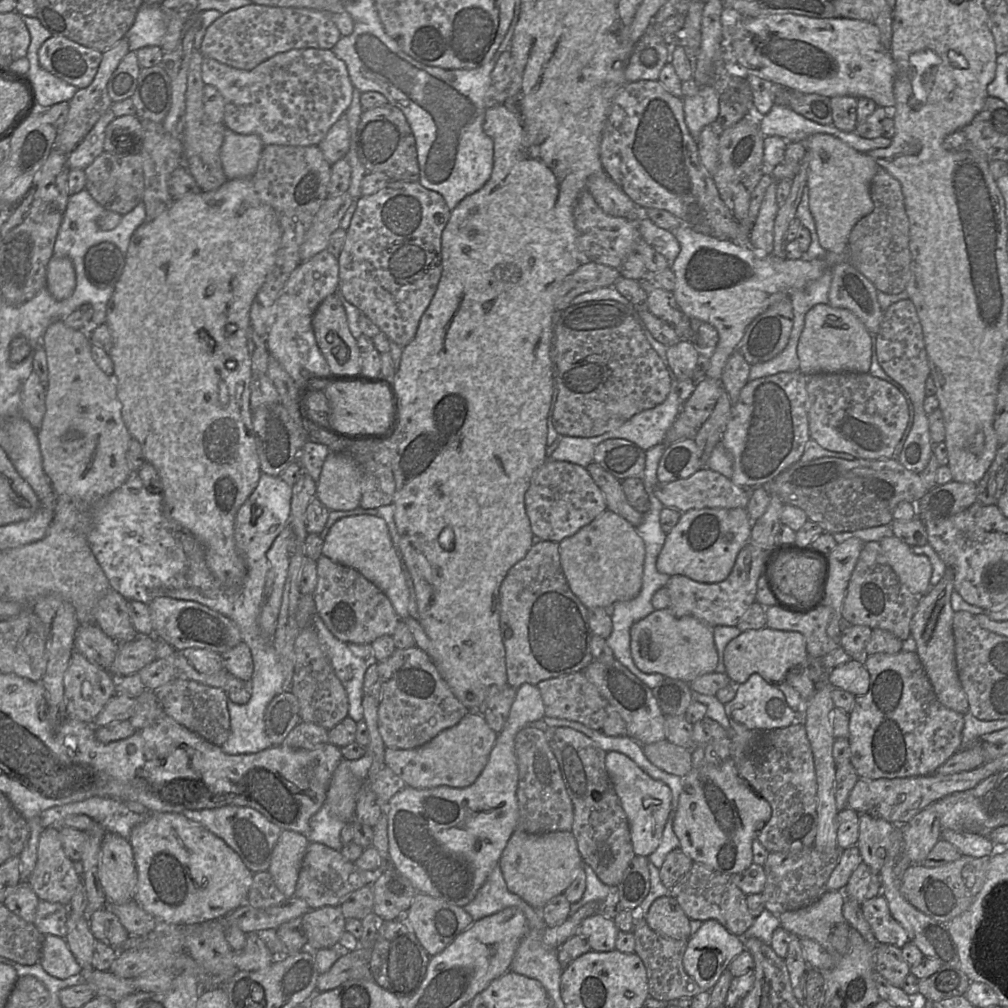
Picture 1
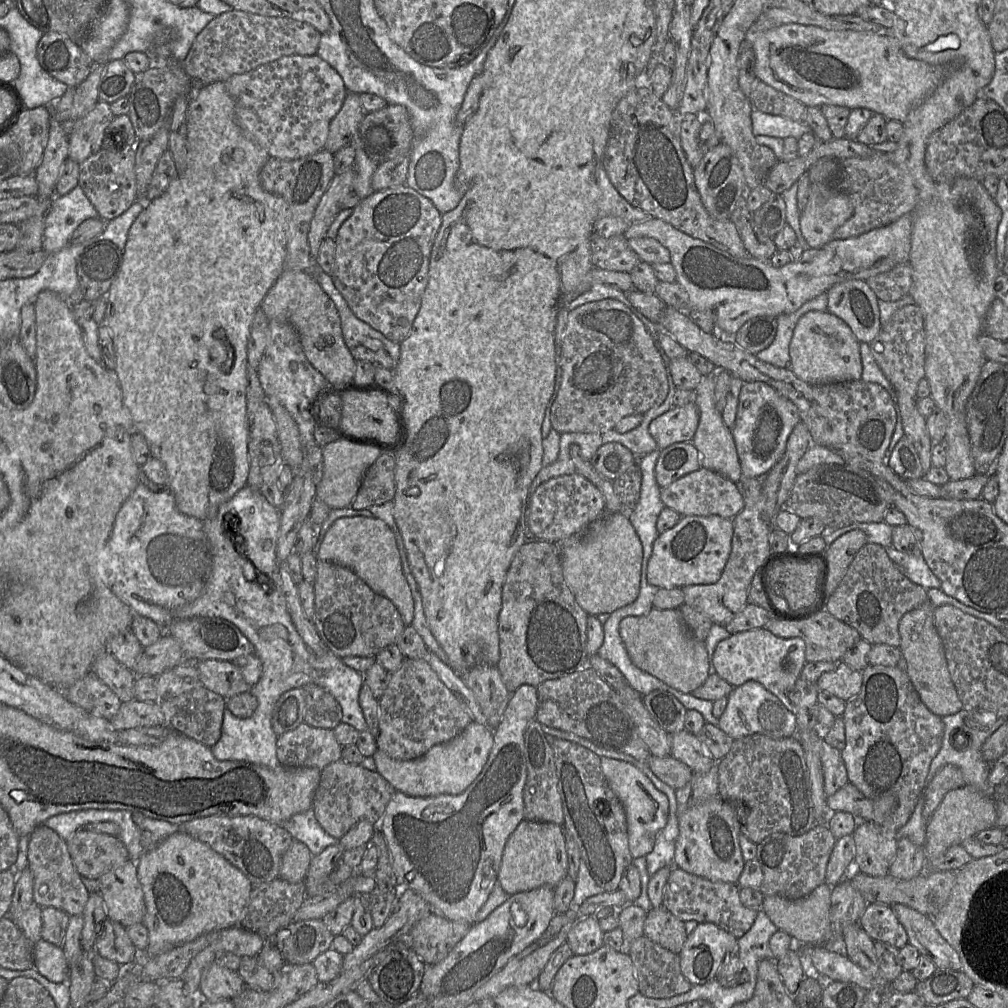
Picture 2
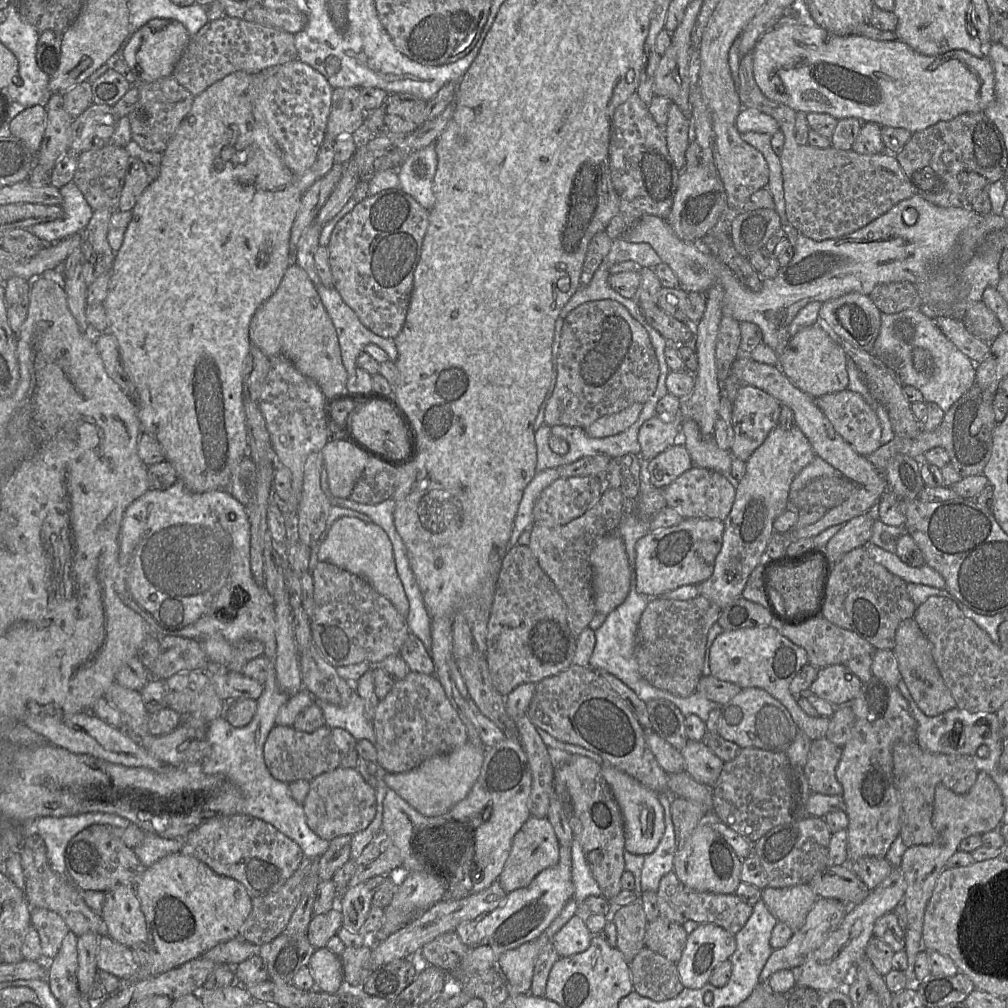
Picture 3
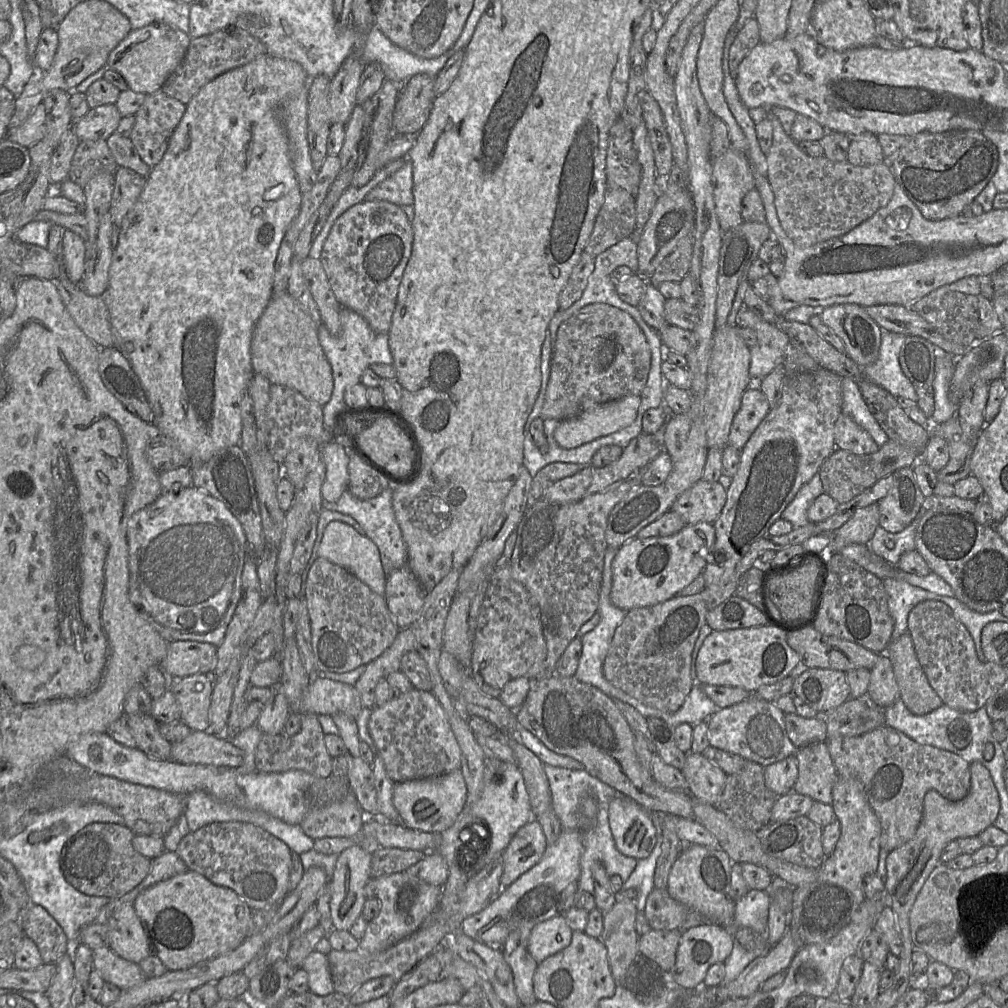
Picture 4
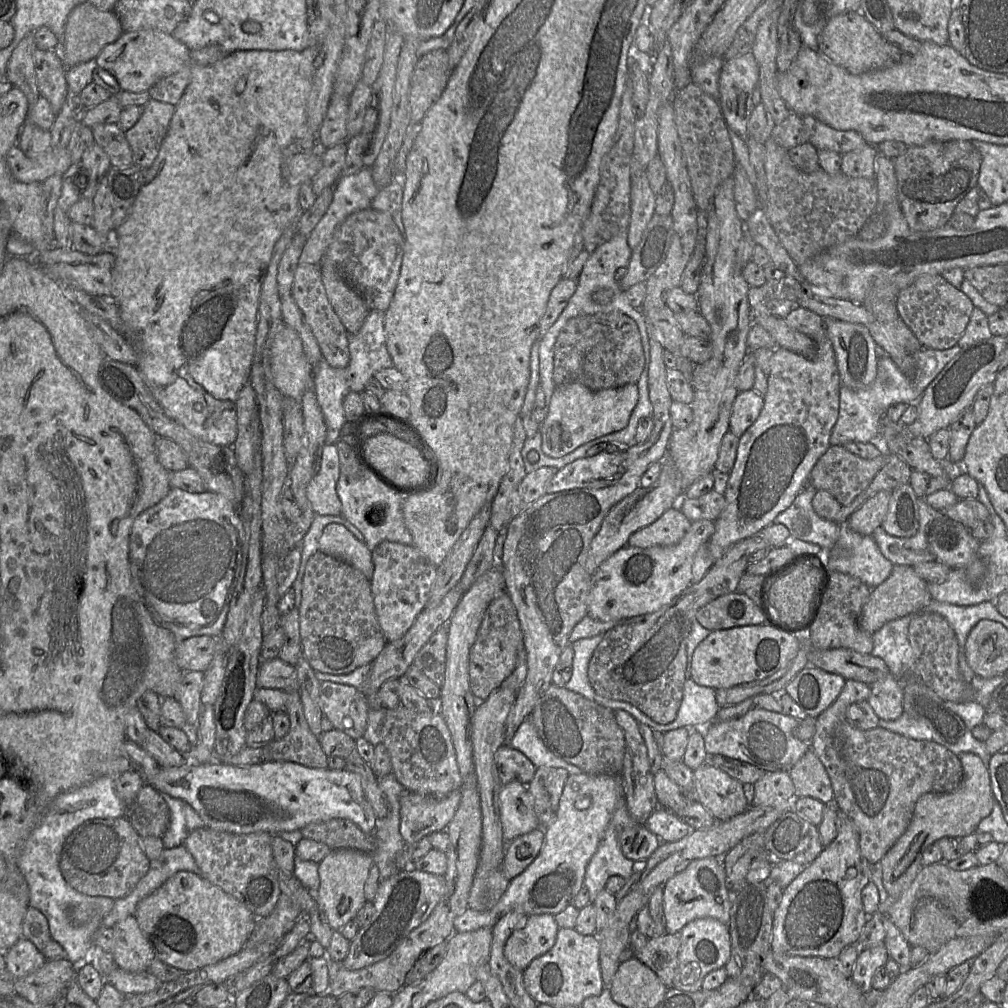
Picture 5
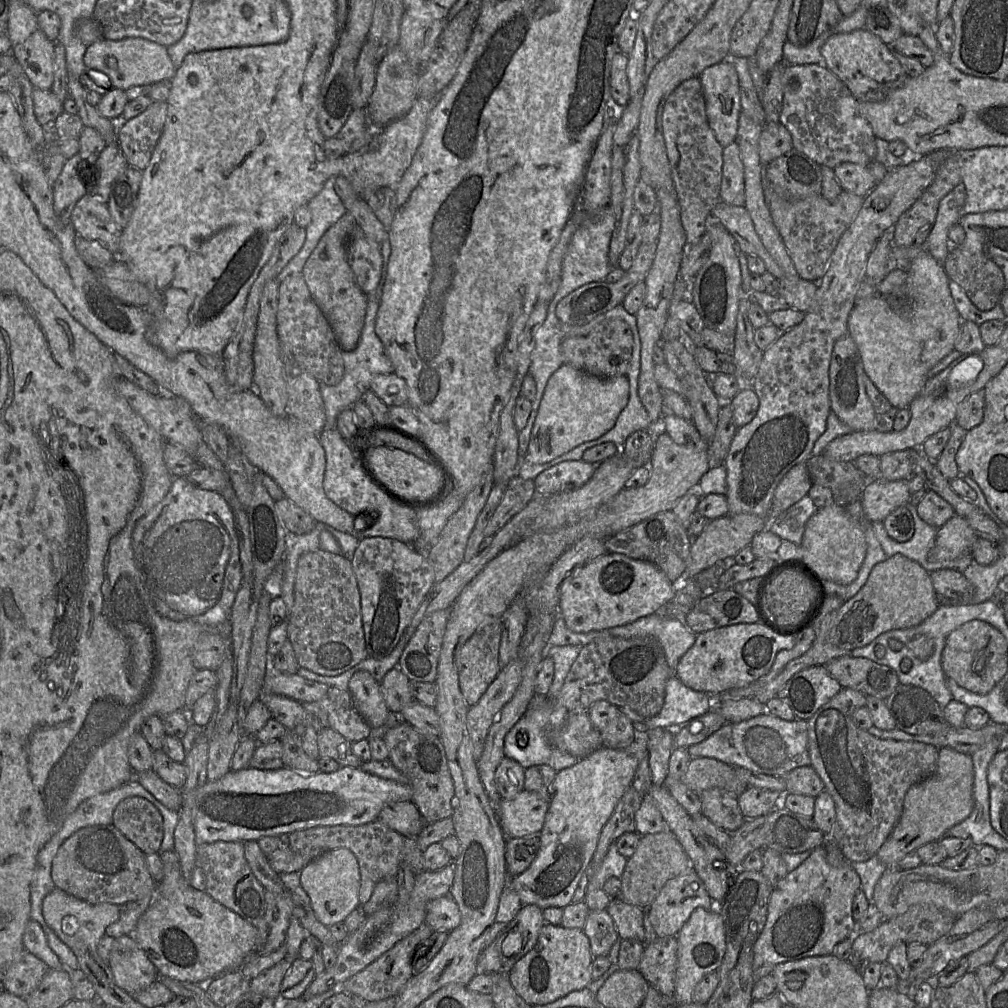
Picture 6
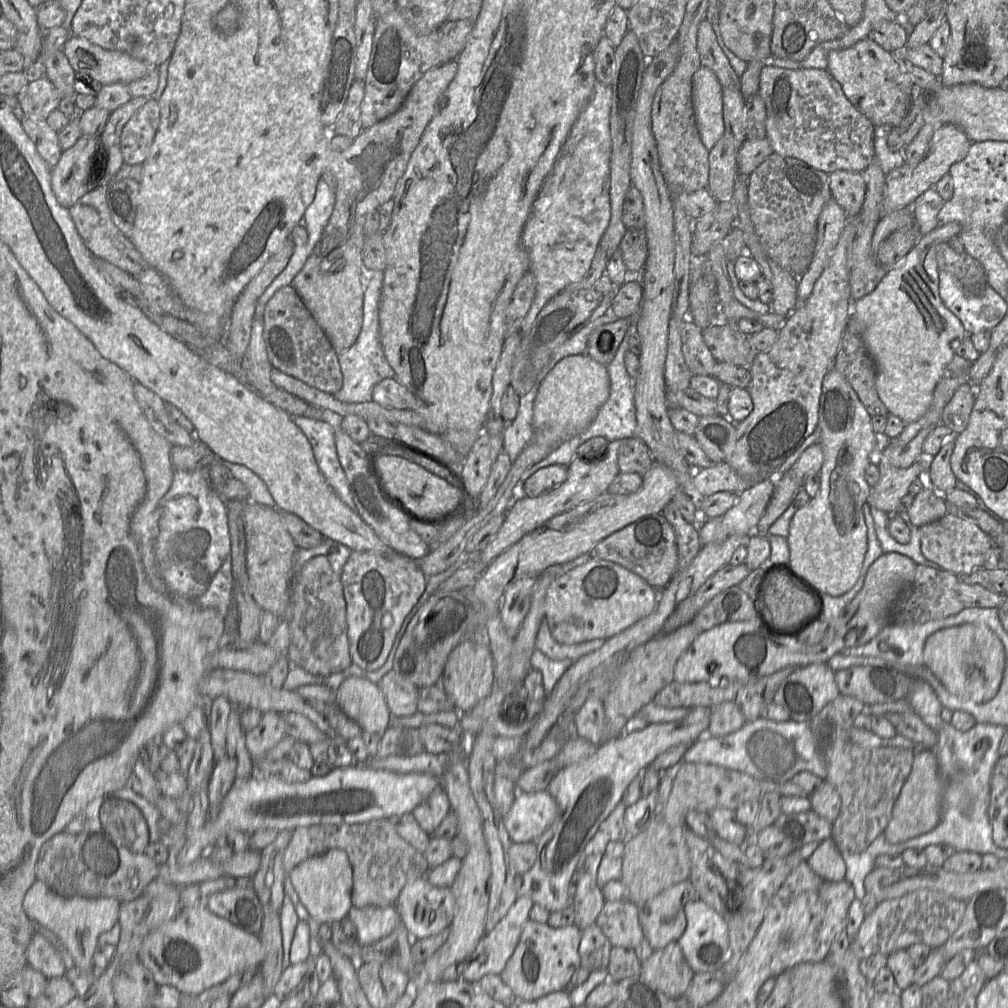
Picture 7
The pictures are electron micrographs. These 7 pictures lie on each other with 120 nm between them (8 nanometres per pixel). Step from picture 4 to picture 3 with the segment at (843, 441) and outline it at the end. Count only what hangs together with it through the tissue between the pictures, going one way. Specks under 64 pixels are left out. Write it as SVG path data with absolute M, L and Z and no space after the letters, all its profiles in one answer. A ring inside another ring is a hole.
M844 389L816 398L817 404L834 430L860 455L868 456L881 445L882 427L876 410L857 392Z

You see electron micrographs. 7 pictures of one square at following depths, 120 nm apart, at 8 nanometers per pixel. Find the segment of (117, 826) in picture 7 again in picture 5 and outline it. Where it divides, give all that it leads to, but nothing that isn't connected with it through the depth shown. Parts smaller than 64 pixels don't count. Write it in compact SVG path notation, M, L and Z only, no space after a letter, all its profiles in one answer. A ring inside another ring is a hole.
M145 784L135 800L127 805L124 817L140 838L163 837L169 827L170 810L162 795L150 784Z

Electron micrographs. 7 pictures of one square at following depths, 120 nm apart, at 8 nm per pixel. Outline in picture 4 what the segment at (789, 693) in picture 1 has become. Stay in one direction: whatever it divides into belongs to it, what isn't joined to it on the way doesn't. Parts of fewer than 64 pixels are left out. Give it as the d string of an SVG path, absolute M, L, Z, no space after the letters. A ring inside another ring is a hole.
M768 624L713 631L697 655L695 684L730 686L754 693L762 686L784 679L801 663L799 654L788 645L786 636L786 632ZM796 713L785 714L785 726L789 739L797 748L827 740L825 717L804 718Z

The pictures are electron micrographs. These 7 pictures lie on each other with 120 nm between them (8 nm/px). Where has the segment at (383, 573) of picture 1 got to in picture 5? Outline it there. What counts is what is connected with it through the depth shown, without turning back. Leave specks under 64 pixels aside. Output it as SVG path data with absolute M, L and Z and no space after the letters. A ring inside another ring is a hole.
M331 523L322 531L318 549L328 555L339 558L371 579L374 573L372 551L364 540L357 539L345 526Z

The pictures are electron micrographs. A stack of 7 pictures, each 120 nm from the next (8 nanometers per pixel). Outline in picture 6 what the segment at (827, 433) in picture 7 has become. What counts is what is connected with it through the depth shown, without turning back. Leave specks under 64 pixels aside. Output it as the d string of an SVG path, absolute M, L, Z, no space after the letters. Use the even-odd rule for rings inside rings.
M847 334L834 345L829 366L829 397L831 411L851 427L853 432L874 429L875 411L865 388L866 375L855 341ZM834 502L818 508L807 521L799 547L803 561L824 581L848 585L857 578L866 556L865 532L860 523L848 514L845 506Z

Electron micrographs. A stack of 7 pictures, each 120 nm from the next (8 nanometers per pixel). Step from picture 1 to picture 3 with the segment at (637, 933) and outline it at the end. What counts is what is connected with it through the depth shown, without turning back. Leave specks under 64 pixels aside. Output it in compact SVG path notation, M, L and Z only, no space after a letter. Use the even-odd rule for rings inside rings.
M644 947L630 962L633 990L653 1001L676 997L683 989L677 965Z

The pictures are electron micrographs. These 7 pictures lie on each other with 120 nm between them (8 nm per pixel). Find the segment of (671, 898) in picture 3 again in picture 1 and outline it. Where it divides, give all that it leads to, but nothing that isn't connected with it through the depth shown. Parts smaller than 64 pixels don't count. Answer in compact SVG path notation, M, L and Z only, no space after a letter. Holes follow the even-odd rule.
M693 863L690 870L670 889L687 917L693 920L716 920L731 934L741 937L753 924L755 917L751 915L746 904L746 895L735 885L732 875L712 869L706 865Z

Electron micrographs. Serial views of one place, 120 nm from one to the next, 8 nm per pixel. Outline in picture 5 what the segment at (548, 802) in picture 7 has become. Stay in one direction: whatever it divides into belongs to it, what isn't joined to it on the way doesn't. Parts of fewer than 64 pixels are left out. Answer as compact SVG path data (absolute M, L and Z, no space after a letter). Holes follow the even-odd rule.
M517 781L502 785L499 804L502 833L506 842L540 827L527 785Z

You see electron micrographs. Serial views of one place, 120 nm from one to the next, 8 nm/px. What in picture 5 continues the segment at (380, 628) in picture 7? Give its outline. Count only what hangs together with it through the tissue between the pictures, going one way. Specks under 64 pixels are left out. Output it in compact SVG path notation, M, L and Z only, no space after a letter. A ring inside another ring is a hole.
M383 541L372 550L374 573L370 579L375 611L387 642L400 639L427 606L436 567L413 545Z

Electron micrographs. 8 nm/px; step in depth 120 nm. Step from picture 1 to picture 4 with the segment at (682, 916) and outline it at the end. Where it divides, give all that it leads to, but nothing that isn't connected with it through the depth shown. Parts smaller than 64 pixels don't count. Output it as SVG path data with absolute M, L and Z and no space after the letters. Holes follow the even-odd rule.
M651 929L639 938L640 956L655 964L662 974L669 974L675 965L681 934L682 931L679 929Z

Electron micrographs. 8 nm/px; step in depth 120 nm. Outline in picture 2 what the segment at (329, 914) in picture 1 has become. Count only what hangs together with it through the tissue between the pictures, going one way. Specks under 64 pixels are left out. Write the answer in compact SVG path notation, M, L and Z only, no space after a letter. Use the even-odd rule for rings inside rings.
M321 919L292 921L272 939L288 966L312 963L321 953L332 948L335 936Z

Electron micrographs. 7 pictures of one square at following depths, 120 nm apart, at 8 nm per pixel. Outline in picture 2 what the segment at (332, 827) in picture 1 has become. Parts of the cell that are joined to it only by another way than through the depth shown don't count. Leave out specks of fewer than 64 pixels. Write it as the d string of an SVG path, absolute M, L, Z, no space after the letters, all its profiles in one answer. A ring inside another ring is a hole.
M313 809L293 815L282 824L296 841L305 844L313 856L335 845L338 839L329 835L317 821Z

